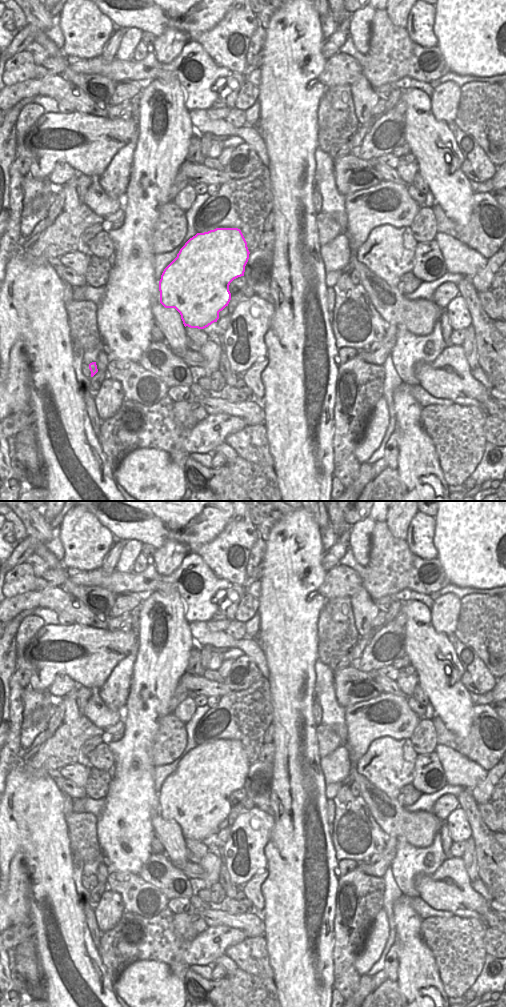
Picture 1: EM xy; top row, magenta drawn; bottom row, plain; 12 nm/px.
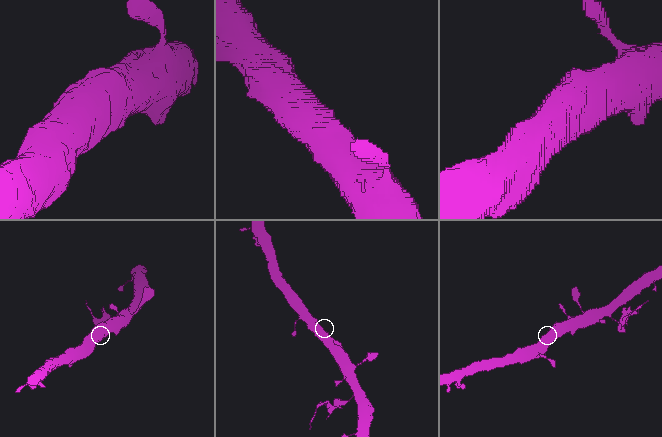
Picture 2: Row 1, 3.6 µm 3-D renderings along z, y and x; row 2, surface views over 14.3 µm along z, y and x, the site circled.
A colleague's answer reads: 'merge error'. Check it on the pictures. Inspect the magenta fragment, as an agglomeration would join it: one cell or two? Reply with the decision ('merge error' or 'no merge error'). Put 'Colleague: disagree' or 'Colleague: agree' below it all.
no merge error
Colleague: disagree

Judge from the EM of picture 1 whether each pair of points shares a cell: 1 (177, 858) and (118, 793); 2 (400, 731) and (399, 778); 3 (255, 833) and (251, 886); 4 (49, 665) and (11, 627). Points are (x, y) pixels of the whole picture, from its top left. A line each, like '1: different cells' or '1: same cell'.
1: different cells
2: different cells
3: different cells
4: different cells

